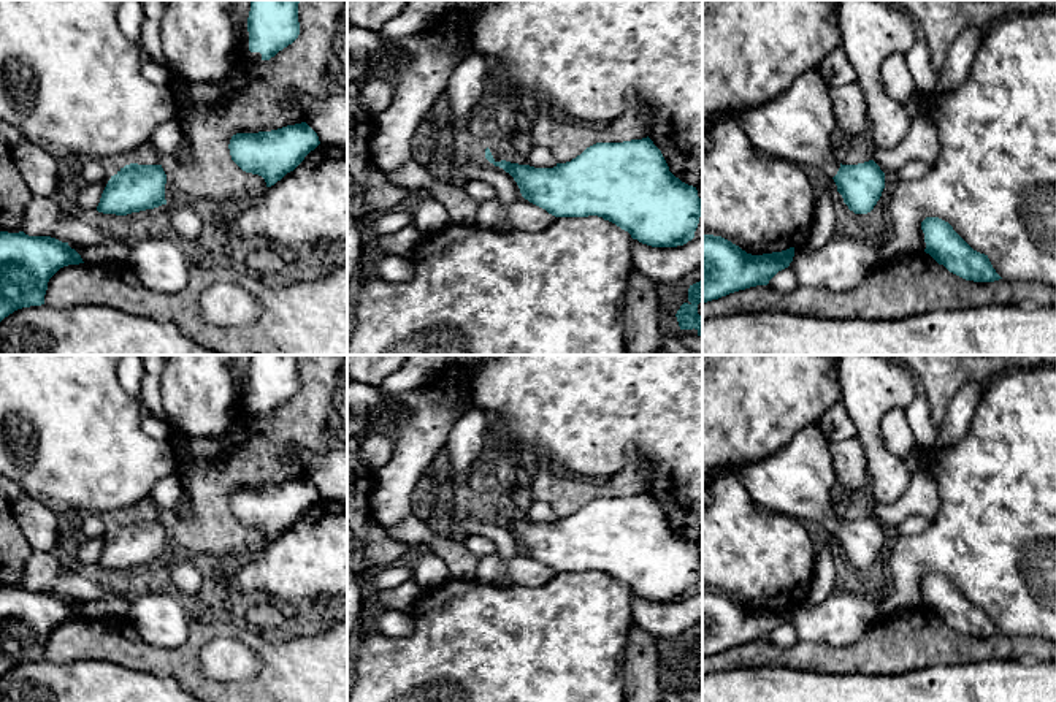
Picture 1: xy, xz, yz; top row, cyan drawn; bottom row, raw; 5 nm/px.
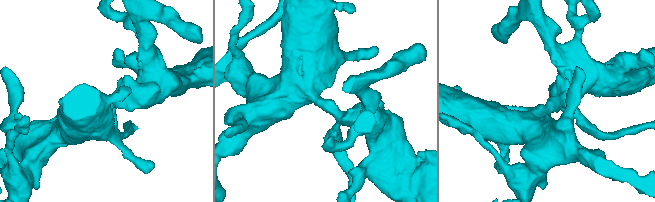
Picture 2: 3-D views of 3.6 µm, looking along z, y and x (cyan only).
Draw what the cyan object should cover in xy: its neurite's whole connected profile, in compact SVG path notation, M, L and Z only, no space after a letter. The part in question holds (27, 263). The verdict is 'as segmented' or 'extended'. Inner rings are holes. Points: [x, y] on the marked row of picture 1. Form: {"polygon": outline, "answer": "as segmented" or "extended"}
{"polygon": "M0 231L0 322L17 309L44 304L49 279L63 266L84 263L81 255L51 236Z", "answer": "as segmented"}

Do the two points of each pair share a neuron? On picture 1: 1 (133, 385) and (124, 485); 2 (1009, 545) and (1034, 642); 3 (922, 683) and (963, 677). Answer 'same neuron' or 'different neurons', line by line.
1: different neurons
2: different neurons
3: same neuron

